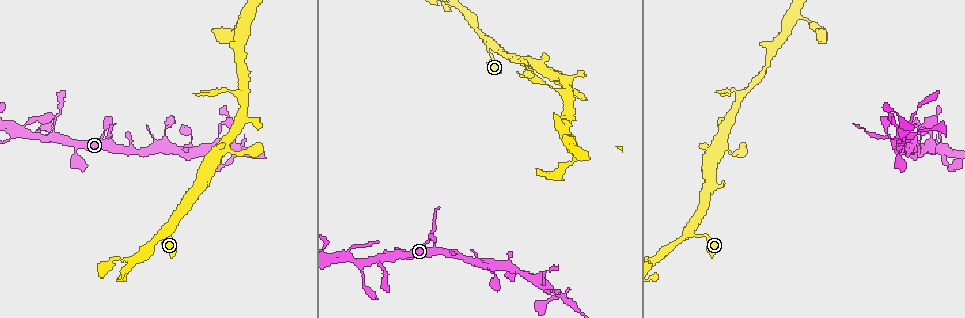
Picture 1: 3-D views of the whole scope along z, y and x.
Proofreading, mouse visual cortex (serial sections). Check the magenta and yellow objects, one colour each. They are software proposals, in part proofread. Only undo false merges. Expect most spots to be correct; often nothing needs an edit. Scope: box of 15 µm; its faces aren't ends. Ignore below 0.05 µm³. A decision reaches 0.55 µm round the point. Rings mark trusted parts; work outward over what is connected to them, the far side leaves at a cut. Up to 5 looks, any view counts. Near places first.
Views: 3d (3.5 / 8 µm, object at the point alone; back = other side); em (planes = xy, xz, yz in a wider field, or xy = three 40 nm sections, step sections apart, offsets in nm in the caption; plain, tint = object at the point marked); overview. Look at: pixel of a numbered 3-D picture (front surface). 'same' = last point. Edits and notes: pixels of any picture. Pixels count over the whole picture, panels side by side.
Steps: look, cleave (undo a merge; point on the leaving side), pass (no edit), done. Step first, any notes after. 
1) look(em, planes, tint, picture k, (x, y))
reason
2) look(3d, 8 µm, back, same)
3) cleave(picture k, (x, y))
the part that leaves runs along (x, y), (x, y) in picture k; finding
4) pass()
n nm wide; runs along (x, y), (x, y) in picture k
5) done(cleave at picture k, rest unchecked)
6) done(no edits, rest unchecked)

look(3d, 3.5 µm, back, picture 1, (569, 92))
side arm on a straight run

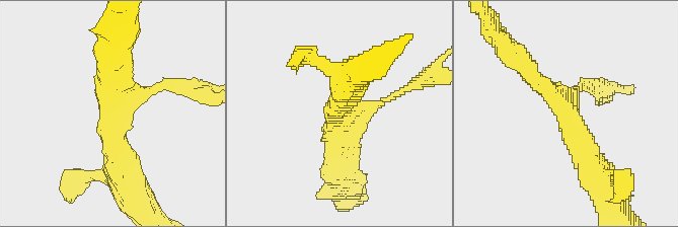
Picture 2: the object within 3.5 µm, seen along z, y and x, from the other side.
look(em, xy, step 5, tint, picture 2, (111, 108))

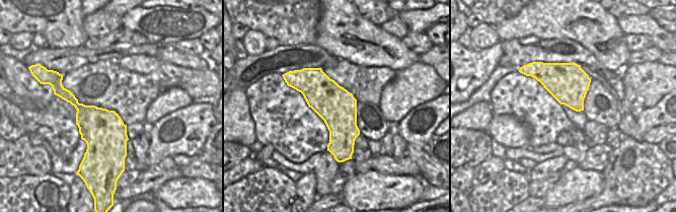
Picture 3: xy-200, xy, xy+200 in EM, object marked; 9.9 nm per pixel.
look(em, planes, tint, same)
another direction

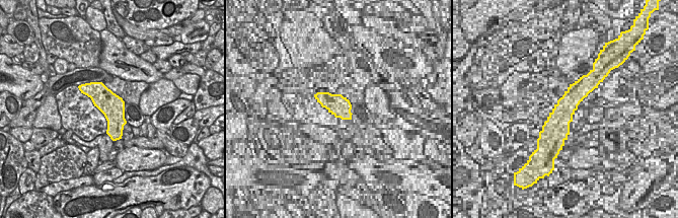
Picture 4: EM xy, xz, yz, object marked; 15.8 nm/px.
pass()
3 arms; arms of 150, 300, 400 nm; runs along (593, 167), (568, 114), (515, 55) in picture 2; continuous, no second cell

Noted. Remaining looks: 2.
look(3d, 3.5 µm, picture 1, (558, 295))
four or more arms meet

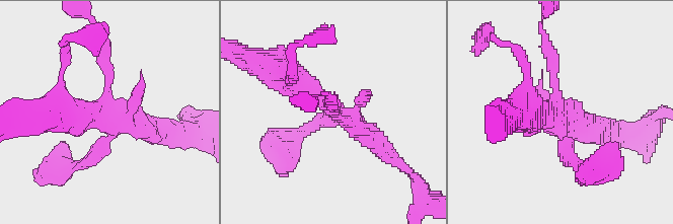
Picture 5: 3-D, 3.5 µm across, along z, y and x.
look(em, xy, step 3, tint, picture 5, (105, 119))

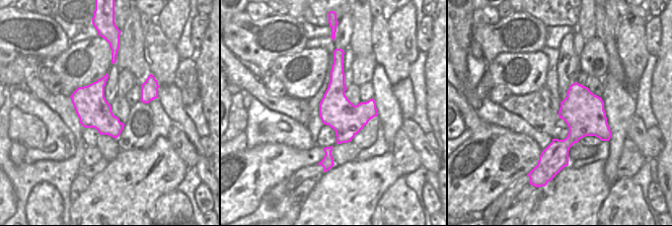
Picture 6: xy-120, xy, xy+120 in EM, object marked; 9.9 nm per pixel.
pass()
runs along (273, 67), (307, 87), (384, 150) in picture 5; one cell here

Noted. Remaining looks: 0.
done(no edits, rest unchecked)

